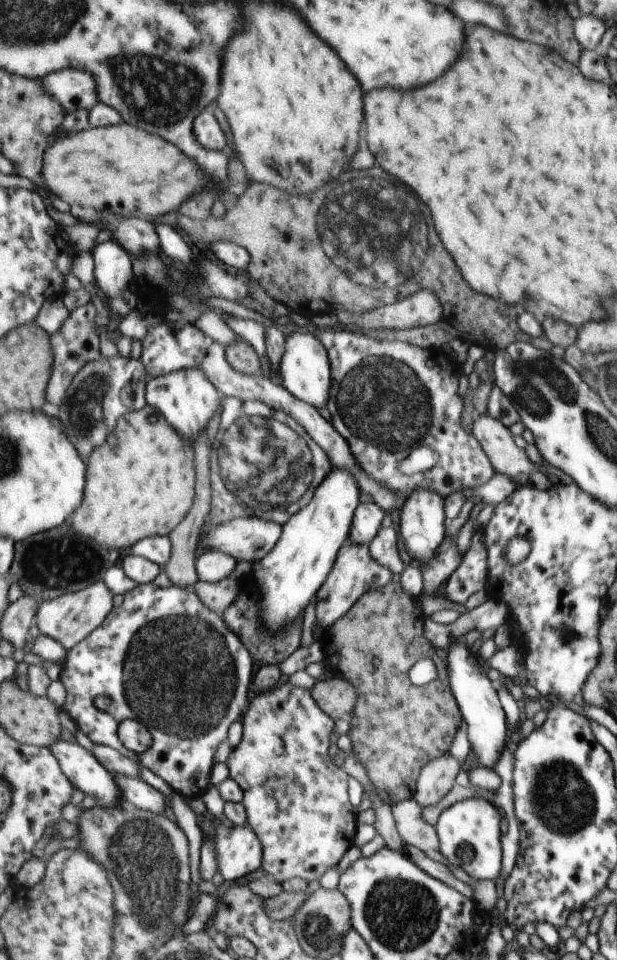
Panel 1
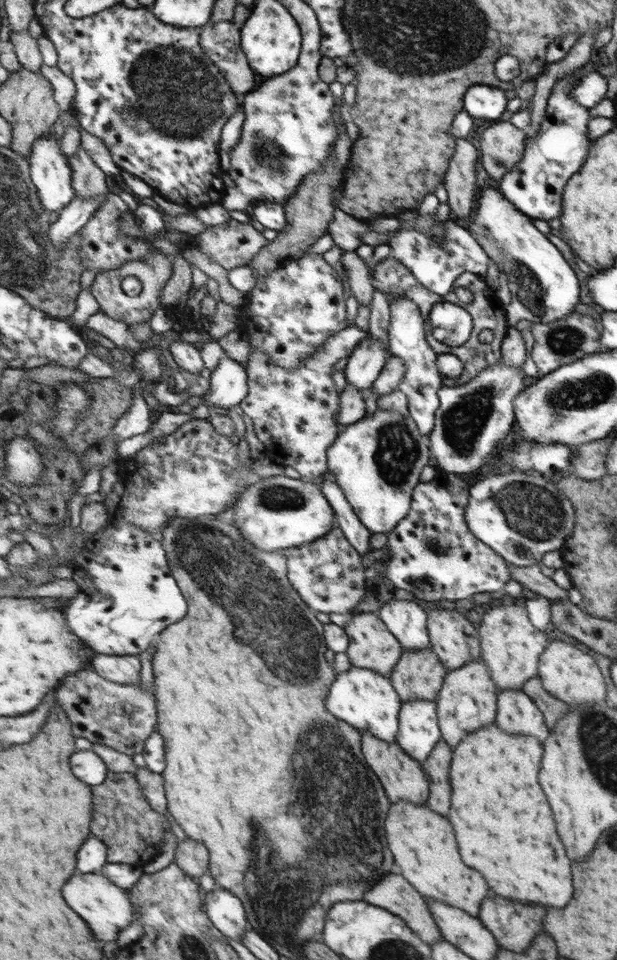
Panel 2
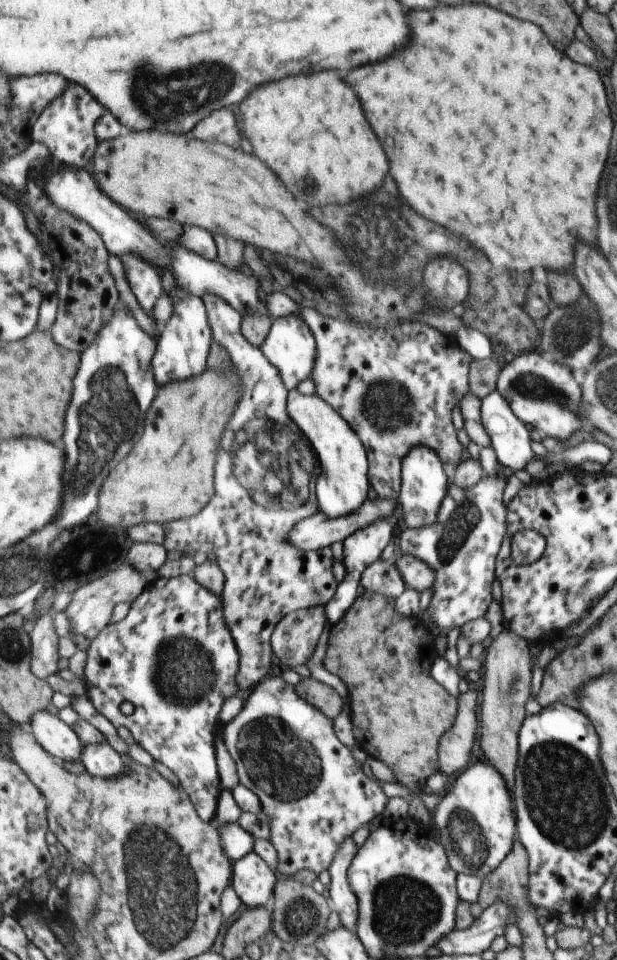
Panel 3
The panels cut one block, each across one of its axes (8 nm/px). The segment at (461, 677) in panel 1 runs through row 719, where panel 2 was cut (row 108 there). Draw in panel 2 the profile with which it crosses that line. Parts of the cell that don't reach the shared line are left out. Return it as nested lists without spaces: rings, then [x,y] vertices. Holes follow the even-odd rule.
[[[471,86],[463,99],[463,110],[466,110],[474,120],[496,120],[506,112],[504,90],[496,87]]]

